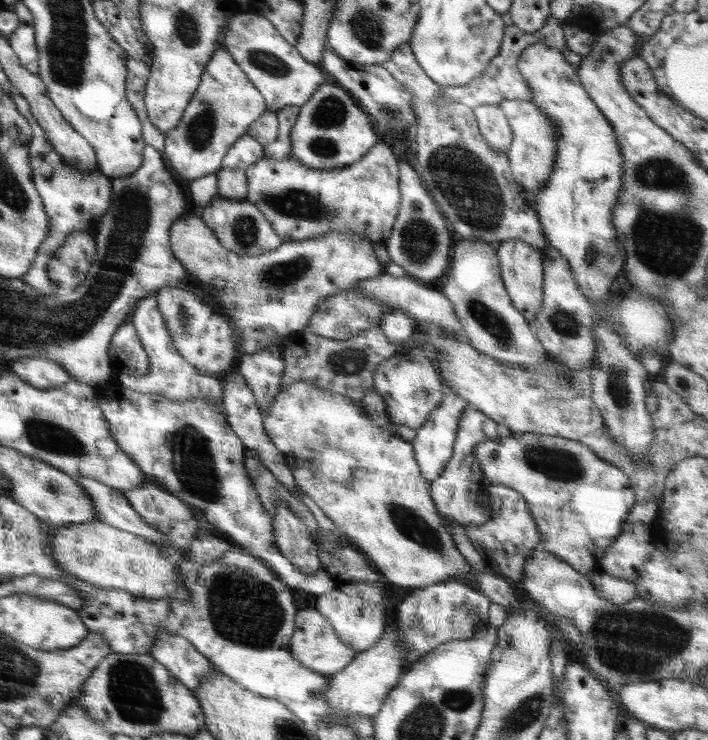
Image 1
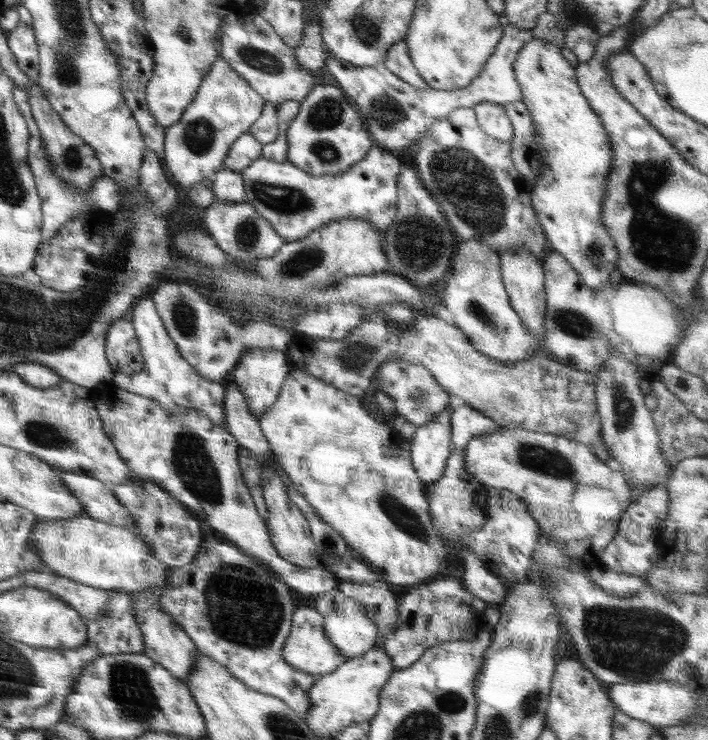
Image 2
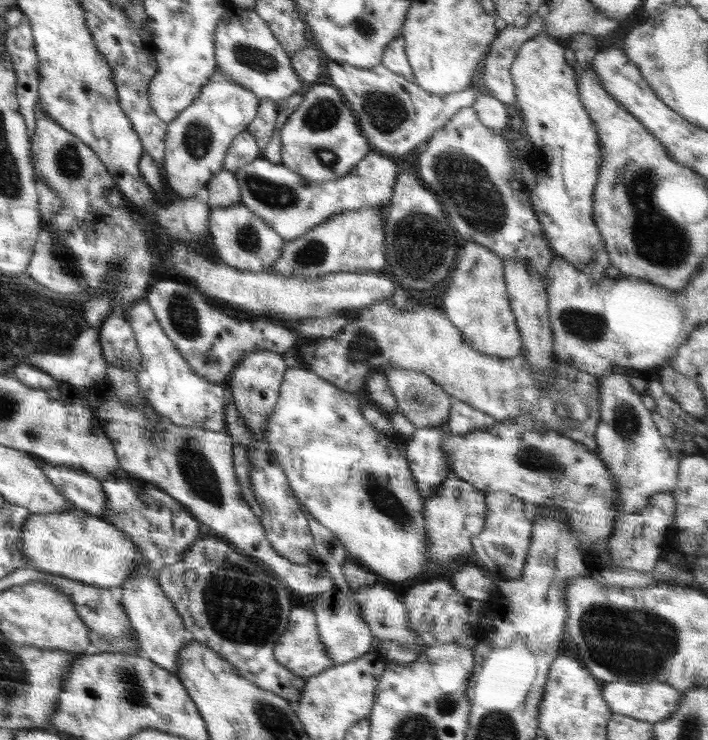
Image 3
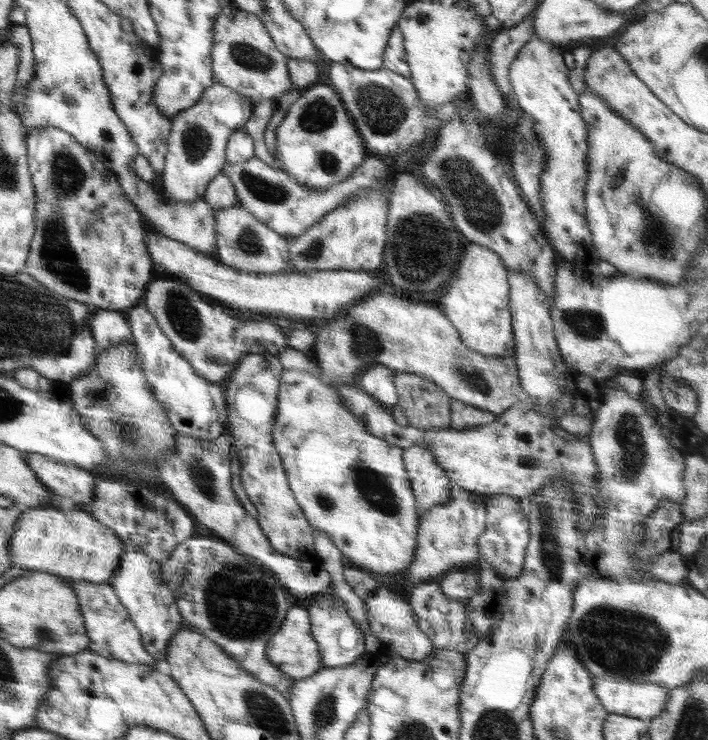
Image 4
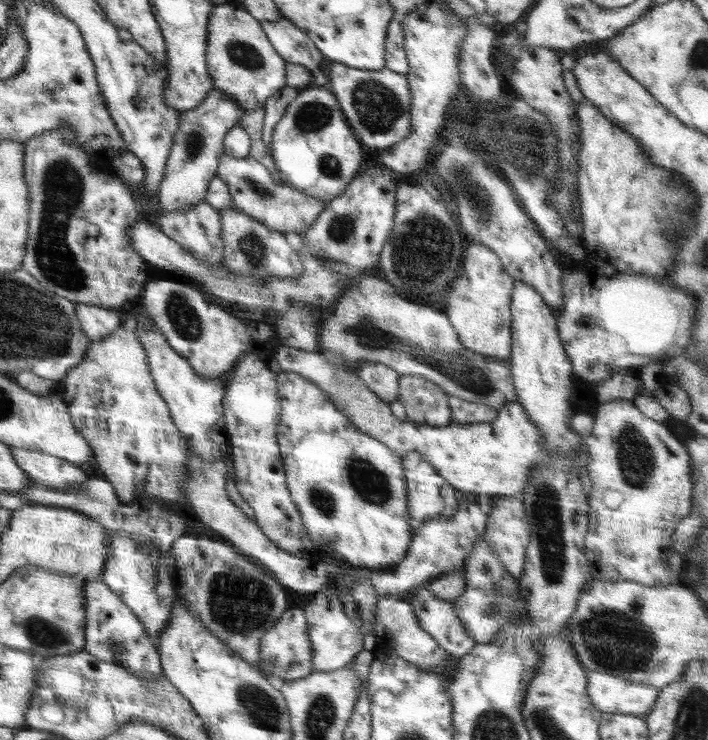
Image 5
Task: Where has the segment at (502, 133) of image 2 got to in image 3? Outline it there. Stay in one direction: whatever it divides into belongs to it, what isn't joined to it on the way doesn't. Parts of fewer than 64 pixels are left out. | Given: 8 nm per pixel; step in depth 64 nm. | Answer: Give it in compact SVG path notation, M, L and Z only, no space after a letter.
M486 92L476 98L471 106L478 116L478 121L488 130L497 135L504 135L510 125L507 106Z

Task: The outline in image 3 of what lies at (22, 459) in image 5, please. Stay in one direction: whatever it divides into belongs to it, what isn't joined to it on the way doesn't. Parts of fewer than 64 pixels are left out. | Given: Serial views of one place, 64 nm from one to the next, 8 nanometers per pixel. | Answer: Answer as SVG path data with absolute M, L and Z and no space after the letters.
M40 460L39 466L54 484L54 488L66 496L69 502L74 504L74 508L99 519L104 518L104 514L108 512L108 505L106 505L108 497L101 480L83 471L52 465Z

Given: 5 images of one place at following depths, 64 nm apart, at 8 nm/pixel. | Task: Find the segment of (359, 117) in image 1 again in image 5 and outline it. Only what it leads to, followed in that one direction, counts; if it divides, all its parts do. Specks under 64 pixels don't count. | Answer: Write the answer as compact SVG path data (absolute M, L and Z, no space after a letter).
M328 85L308 86L298 93L272 130L268 146L276 170L286 184L326 202L344 191L356 176L362 165L363 147Z

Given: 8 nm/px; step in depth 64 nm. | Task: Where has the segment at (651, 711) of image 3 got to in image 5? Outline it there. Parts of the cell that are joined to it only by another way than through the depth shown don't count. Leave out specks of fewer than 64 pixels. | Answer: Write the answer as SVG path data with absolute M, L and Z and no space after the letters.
M586 669L586 691L596 709L611 714L634 714L644 717L654 708L660 689L650 684L632 682Z

